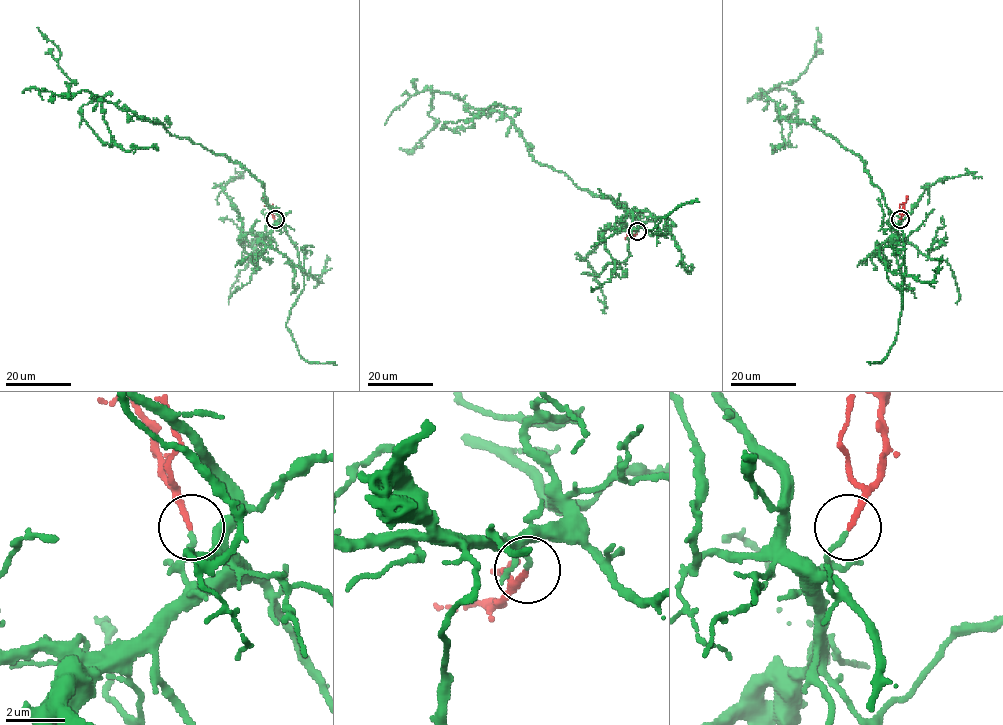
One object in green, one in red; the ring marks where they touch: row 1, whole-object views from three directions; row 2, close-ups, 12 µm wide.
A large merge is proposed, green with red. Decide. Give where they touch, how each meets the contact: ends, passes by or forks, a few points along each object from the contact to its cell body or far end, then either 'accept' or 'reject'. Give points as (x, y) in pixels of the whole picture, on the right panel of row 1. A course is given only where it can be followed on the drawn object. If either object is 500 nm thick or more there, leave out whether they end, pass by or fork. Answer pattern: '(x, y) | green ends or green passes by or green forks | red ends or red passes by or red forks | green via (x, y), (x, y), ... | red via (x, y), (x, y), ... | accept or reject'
(900, 219) | green ends | red ends | green via (900, 220), (893, 223), (857, 154), (806, 123), (788, 121), (760, 93), (794, 82), (808, 66), (816, 27) | red via (900, 219), (906, 196) | accept

